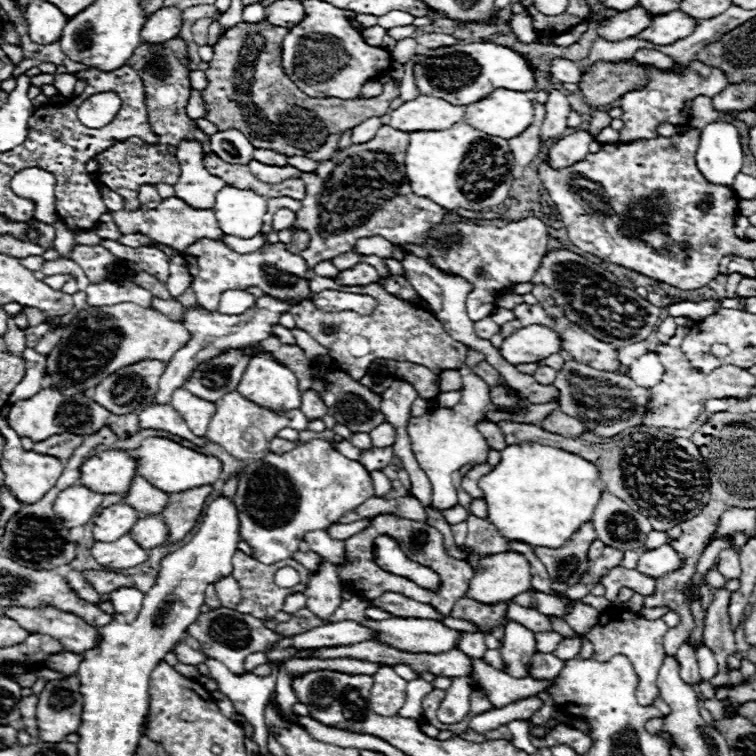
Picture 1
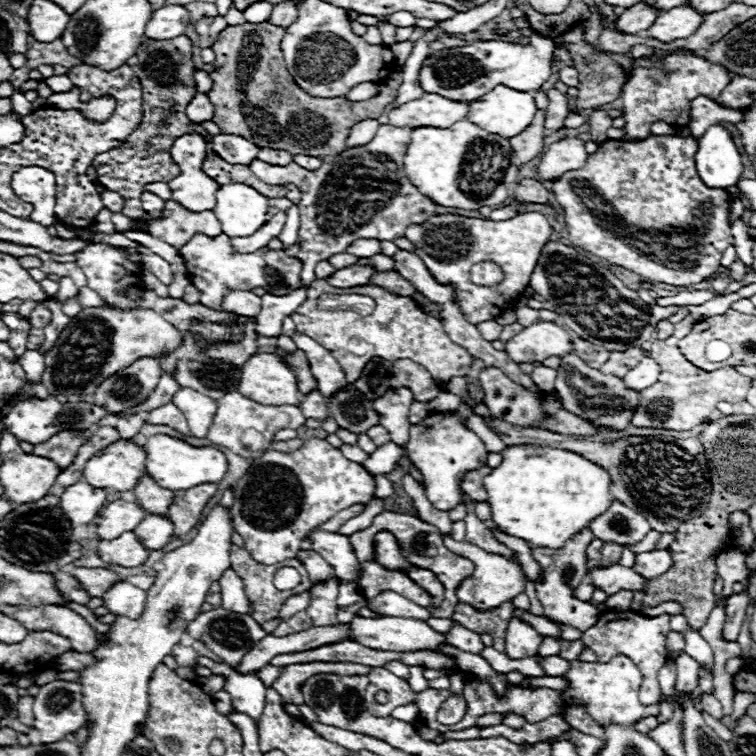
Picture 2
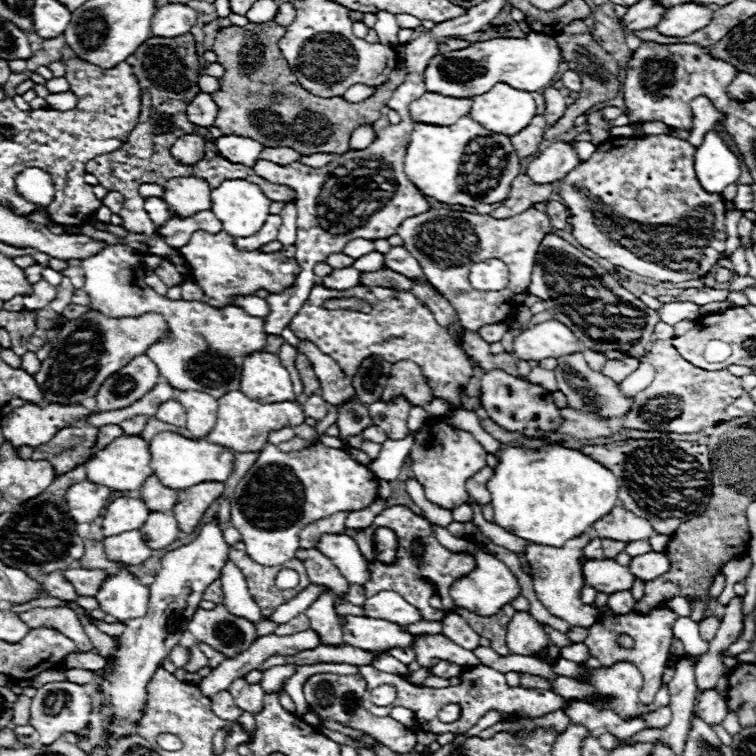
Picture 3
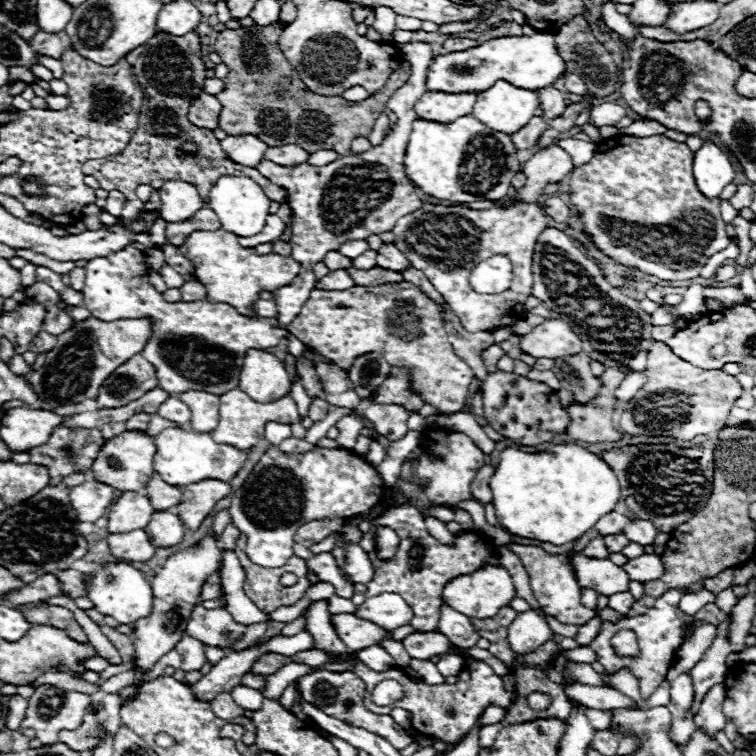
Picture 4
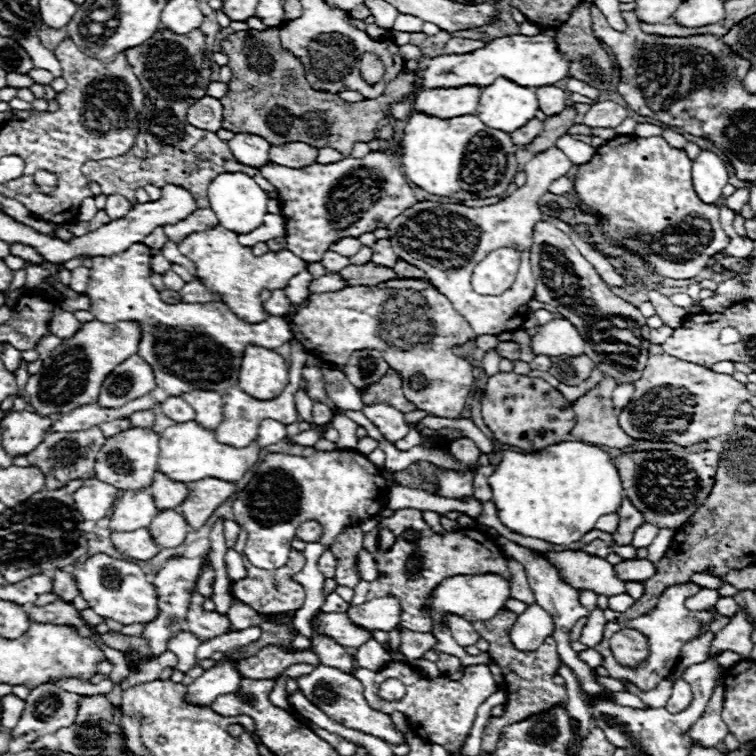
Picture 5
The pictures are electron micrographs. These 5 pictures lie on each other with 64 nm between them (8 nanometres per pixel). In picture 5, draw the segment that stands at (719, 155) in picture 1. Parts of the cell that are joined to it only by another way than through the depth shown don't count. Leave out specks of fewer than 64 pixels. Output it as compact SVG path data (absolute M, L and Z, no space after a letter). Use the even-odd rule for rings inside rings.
M700 152L692 164L692 184L700 200L716 204L728 182L726 164L712 152Z

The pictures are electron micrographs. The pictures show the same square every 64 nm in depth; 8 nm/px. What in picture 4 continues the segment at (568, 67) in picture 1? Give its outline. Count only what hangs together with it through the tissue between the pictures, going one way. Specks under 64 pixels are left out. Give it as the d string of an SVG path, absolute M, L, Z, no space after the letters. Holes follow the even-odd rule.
M568 72L564 78L566 78L566 84L564 84L564 86L566 86L566 90L568 90L570 94L580 94L580 96L588 96L588 94L590 94L588 88L586 88L586 84L584 84L576 74L570 74L570 72Z

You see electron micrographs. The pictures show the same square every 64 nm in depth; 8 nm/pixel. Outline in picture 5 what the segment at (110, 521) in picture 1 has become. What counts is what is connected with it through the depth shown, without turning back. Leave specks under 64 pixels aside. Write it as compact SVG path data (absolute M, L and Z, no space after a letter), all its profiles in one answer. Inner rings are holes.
M148 488L128 490L114 502L110 526L114 530L148 528L156 514L158 514L158 508L156 508L154 496L150 494Z

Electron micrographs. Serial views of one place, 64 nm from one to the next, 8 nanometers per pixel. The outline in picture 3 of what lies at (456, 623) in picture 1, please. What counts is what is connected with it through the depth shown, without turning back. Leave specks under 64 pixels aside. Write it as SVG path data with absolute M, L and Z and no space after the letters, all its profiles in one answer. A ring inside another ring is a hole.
M421 620L415 624L410 624L406 626L406 629L412 634L439 634L442 633L442 622L428 622Z

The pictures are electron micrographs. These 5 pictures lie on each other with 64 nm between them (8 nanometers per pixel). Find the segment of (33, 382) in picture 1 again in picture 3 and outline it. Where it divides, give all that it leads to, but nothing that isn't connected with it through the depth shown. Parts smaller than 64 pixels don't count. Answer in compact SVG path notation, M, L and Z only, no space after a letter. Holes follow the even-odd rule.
M26 352L26 354L22 356L22 368L24 368L30 376L40 370L40 360L36 358L34 352Z

